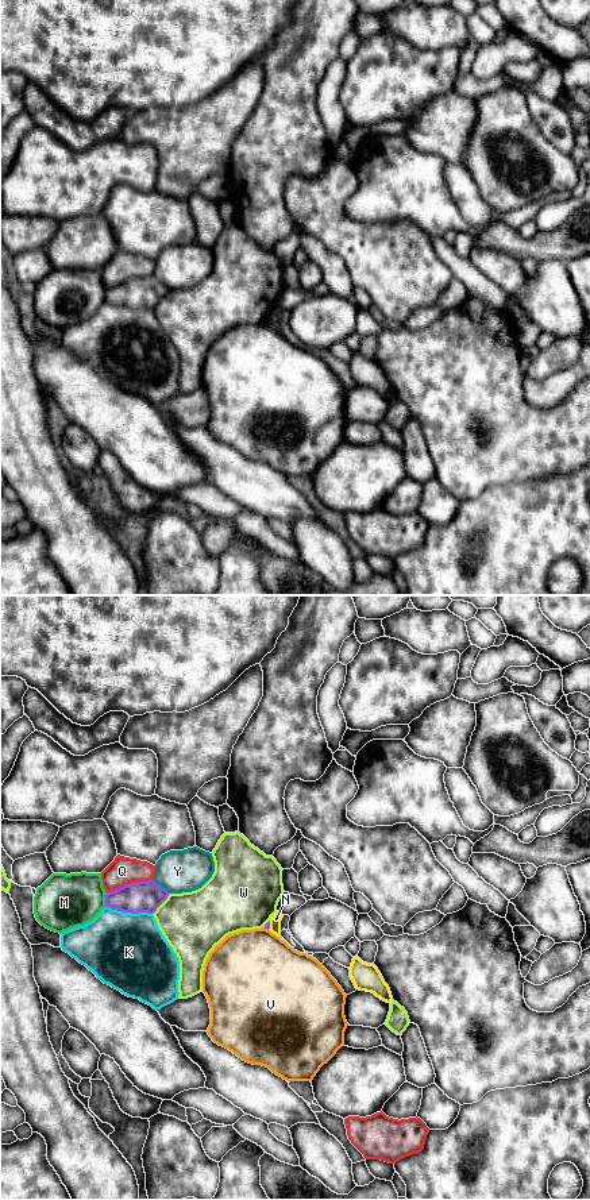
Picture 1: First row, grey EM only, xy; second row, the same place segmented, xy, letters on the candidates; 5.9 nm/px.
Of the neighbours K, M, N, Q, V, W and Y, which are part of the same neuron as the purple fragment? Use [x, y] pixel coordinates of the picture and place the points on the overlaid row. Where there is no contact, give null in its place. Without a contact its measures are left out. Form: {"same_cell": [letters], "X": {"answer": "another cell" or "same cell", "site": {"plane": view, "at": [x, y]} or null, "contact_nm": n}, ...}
{"same_cell": [], "K": {"answer": "another cell", "site": {"plane": "xy", "at": [128, 911]}, "contact_nm": 280}, "M": {"answer": "another cell", "site": {"plane": "xy", "at": [105, 899]}, "contact_nm": 90}, "N": {"answer": "another cell", "site": {"plane": "xy", "at": [269, 925]}, "contact_nm": 60}, "Q": {"answer": "another cell", "site": {"plane": "xy", "at": [128, 884]}, "contact_nm": 280}, "V": {"answer": "another cell", "site": {"plane": "xy", "at": [266, 928]}, "contact_nm": 40}, "W": {"answer": "another cell", "site": {"plane": "xy", "at": [161, 903]}, "contact_nm": 160}, "Y": {"answer": "another cell", "site": {"plane": "xy", "at": [159, 886]}, "contact_nm": 130}}

